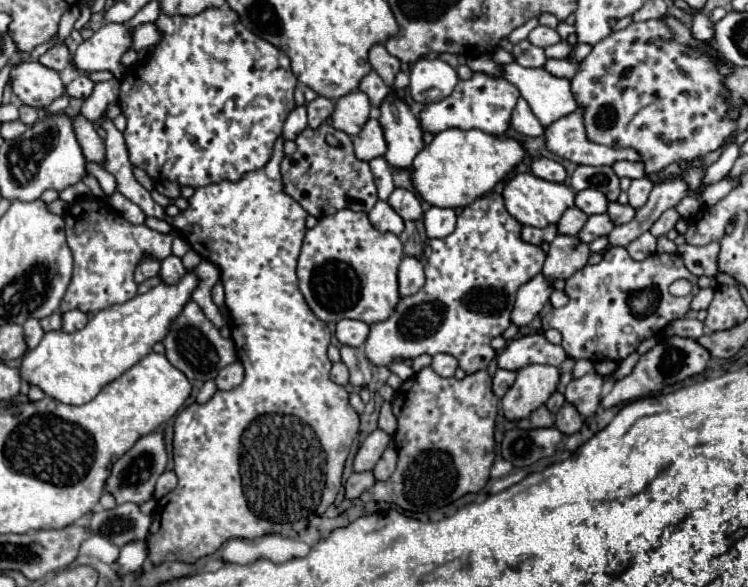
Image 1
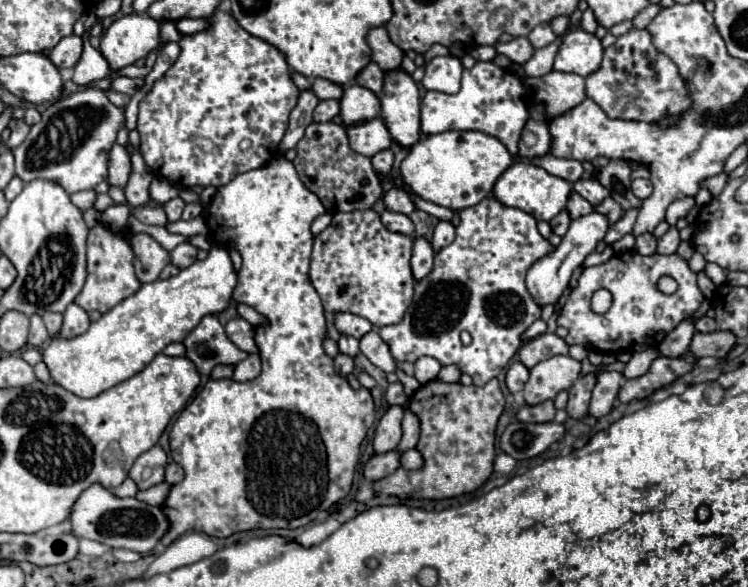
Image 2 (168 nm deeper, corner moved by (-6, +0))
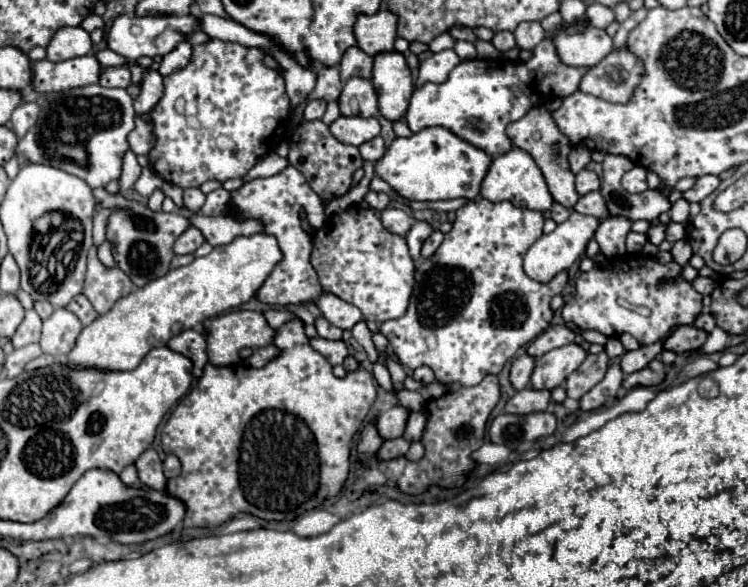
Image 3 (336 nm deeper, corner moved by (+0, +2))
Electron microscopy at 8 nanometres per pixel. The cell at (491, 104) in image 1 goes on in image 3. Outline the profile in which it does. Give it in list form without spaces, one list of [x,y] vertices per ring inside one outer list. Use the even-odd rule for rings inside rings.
[[[553,35],[545,37],[537,47],[531,49],[531,59],[527,61],[493,61],[493,59],[471,59],[461,61],[443,83],[425,83],[421,89],[413,91],[409,109],[405,113],[407,127],[417,133],[425,127],[445,127],[453,131],[463,141],[477,149],[483,149],[489,157],[497,153],[507,153],[513,143],[509,141],[505,127],[511,121],[521,119],[527,111],[543,103],[547,97],[545,87],[549,85],[549,95],[559,99],[575,93],[579,89],[581,77],[591,67],[571,67],[561,63],[555,53]]]

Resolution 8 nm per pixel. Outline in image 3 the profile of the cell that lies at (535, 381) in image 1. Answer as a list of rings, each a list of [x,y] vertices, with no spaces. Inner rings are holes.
[[[569,343],[565,347],[557,347],[545,355],[541,355],[535,363],[535,371],[531,375],[533,389],[555,389],[567,381],[567,377],[583,363],[587,351],[577,345]]]

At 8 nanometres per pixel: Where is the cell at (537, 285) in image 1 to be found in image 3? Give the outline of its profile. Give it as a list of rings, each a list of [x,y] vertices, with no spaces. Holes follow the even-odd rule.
[[[571,211],[571,217],[567,221],[559,223],[553,233],[543,235],[529,247],[529,251],[525,255],[525,263],[523,263],[525,273],[535,281],[551,281],[559,271],[569,269],[575,263],[575,259],[585,253],[585,247],[587,247],[589,239],[595,235],[597,227],[599,227],[599,221],[595,217]]]

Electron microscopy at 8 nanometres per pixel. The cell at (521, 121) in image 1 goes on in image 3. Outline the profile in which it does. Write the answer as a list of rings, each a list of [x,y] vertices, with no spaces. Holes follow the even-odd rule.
[[[575,147],[573,153],[569,155],[569,163],[571,163],[573,173],[579,173],[581,169],[585,169],[589,161],[591,161],[591,151],[587,147]]]

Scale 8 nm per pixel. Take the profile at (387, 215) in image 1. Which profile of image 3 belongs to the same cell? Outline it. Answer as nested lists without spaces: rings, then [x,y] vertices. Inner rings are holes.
[[[387,207],[387,209],[383,209],[383,213],[381,213],[381,221],[383,221],[383,225],[385,225],[387,231],[405,237],[415,219],[413,219],[411,215],[407,215],[405,211],[401,211],[401,209],[391,209],[391,207]]]

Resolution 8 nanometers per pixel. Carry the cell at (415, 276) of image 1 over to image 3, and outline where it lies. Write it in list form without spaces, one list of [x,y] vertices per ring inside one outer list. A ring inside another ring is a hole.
[[[415,221],[415,225],[409,229],[407,233],[407,245],[409,245],[409,251],[411,251],[411,257],[417,259],[419,257],[419,251],[421,251],[421,245],[423,241],[433,233],[433,225],[427,223],[427,221]]]

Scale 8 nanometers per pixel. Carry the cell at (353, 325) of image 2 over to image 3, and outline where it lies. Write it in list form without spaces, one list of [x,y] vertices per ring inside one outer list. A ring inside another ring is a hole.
[[[321,293],[321,295],[315,299],[315,305],[319,307],[321,315],[323,315],[331,325],[337,325],[337,327],[341,327],[341,329],[353,329],[353,325],[363,319],[361,311],[359,311],[355,305],[343,301],[341,297],[337,297],[337,295],[333,295],[333,293]]]

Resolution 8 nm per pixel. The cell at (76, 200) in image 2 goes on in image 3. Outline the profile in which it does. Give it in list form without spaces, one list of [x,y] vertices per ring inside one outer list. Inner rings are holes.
[[[105,189],[93,191],[97,205],[111,209],[109,215],[109,227],[105,231],[107,241],[111,243],[113,259],[117,267],[137,285],[143,287],[149,281],[163,277],[169,273],[169,265],[173,259],[173,243],[175,239],[187,229],[187,219],[181,215],[165,213],[165,211],[151,211],[145,203],[139,203],[135,199],[127,199],[121,193],[109,193]]]

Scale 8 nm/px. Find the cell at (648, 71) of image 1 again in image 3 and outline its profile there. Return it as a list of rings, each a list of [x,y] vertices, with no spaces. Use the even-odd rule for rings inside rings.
[[[627,47],[611,51],[599,61],[583,79],[579,89],[611,103],[625,103],[633,95],[637,81],[641,81],[641,61],[629,53]]]

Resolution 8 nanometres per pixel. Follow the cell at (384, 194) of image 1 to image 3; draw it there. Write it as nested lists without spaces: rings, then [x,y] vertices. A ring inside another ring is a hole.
[[[373,137],[371,141],[365,141],[363,145],[359,145],[359,151],[363,155],[363,159],[369,159],[369,161],[377,161],[383,157],[385,153],[385,143],[381,137]]]

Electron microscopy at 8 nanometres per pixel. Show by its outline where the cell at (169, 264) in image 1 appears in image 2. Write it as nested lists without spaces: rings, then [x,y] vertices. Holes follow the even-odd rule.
[[[187,241],[185,243],[179,243],[171,251],[171,265],[179,267],[179,269],[185,269],[191,263],[195,263],[195,255],[197,255],[197,249],[191,243],[187,243]]]

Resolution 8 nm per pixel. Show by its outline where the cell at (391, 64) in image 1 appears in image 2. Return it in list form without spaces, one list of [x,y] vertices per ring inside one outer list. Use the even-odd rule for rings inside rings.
[[[385,27],[371,29],[369,35],[367,35],[367,43],[369,43],[371,51],[373,51],[371,59],[373,59],[383,71],[395,71],[395,69],[401,67],[403,51],[391,43]]]

